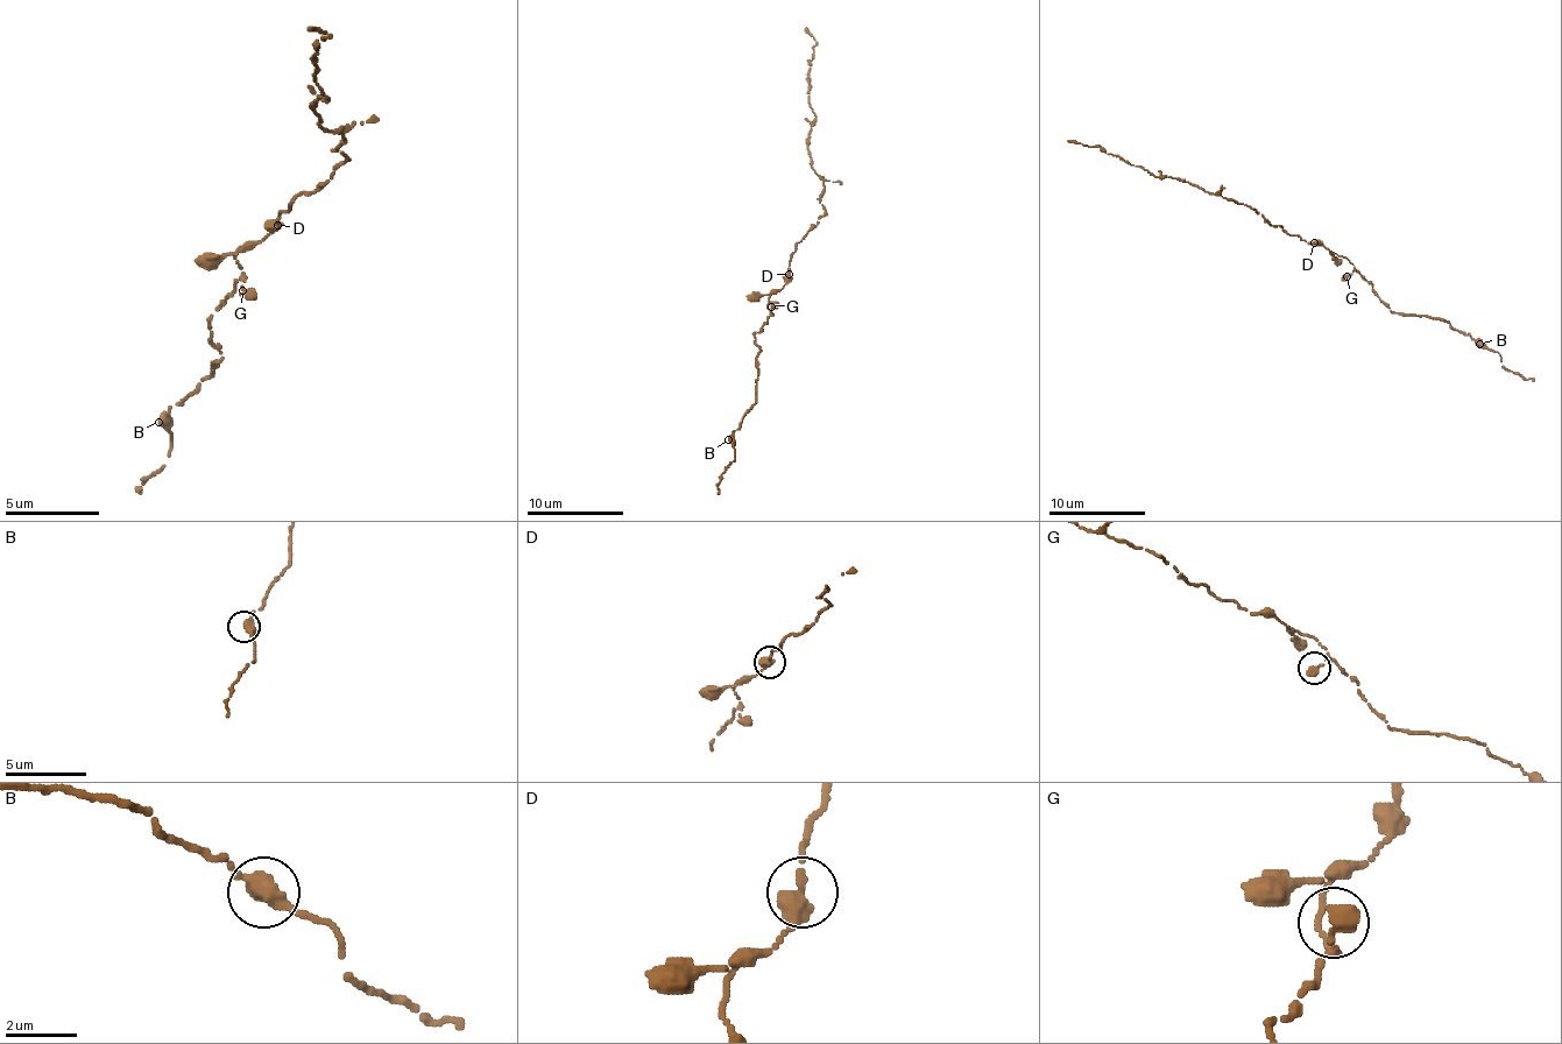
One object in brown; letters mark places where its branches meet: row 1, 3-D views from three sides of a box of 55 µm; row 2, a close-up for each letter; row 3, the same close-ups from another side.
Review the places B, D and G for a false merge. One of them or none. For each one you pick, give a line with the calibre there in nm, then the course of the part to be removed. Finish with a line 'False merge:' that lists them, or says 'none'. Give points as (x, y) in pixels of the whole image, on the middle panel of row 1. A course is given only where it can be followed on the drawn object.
False merge: none

